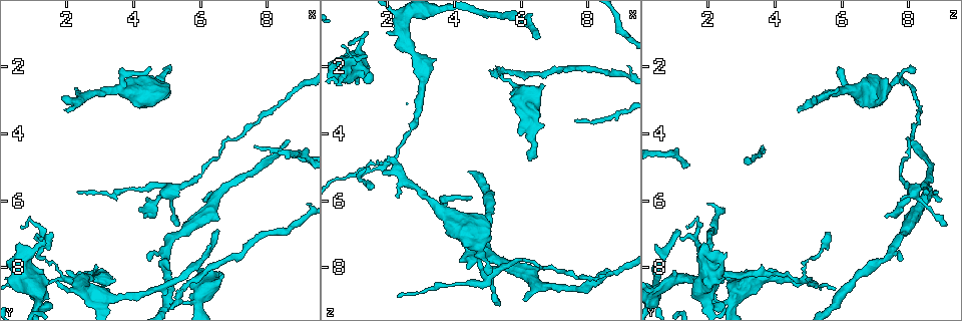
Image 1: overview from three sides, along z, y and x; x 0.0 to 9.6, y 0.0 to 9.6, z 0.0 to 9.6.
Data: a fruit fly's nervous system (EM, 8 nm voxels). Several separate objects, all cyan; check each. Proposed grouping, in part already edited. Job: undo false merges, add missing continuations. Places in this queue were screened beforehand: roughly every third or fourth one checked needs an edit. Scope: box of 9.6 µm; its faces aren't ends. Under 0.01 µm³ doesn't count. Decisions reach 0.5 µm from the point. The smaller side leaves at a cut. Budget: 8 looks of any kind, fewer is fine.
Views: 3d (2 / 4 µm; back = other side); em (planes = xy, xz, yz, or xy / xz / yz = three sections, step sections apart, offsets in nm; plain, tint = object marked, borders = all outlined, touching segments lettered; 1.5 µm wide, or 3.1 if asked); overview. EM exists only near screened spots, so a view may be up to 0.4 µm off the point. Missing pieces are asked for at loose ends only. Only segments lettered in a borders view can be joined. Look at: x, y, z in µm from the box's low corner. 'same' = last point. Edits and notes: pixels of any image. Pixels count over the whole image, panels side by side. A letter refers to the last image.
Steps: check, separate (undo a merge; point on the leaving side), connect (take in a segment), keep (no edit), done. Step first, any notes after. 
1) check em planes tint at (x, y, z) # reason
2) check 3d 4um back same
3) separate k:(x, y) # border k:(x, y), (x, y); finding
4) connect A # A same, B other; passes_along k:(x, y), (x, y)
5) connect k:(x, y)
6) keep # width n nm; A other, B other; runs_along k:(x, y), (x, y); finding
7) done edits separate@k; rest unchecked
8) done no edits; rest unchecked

check em yz step 8 tint at (8.70, 4.25, 8.05) # an open end

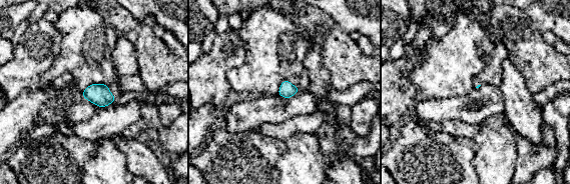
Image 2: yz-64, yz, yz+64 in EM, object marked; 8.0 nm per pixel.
check em yz step 8 borders same

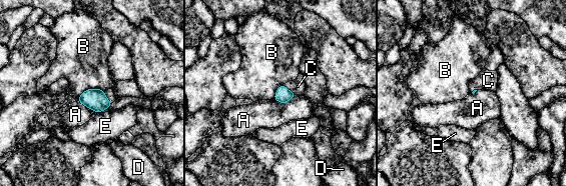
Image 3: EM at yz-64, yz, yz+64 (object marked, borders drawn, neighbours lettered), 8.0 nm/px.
connect C # A other, B other, C same, D other, E other; passes_along 3:(282, 95), (291, 91), (298, 86); the cell continues

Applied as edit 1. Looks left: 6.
check 3d 4um at (4.55, 2.05, 5.90) # thin end

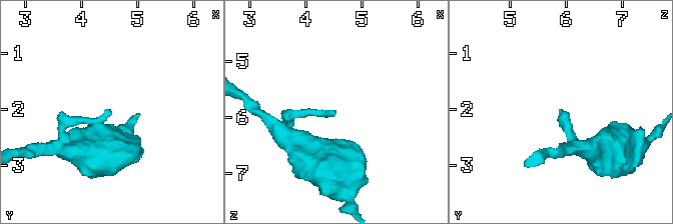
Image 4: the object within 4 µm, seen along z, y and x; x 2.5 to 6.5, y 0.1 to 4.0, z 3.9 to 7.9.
check em xy step 8 tint at (4.55, 2.10, 5.90) # need the tissue

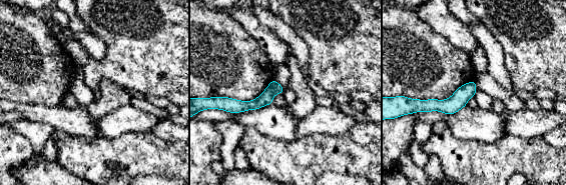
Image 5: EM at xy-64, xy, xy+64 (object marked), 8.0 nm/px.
check em planes borders same # another direction

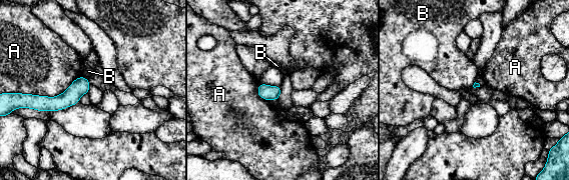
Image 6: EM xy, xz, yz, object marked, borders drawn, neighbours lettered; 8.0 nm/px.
keep # A other, B other; runs_along 6:(86, 83), (60, 102), (31, 100); none of them fits

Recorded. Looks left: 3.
check em planes borders at (4.90, 2.20, 7.70) # sudden change in width

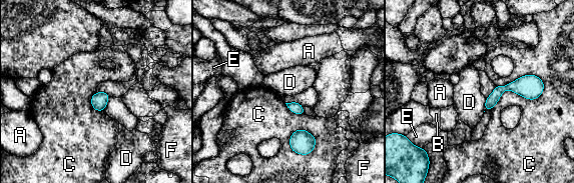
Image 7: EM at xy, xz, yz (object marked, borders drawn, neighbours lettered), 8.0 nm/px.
keep # A other, B other, C other, D other, E other, F other; border 7:(486, 98), (483, 111); one cell here

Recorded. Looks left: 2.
done edits connect@3; rest unchecked

